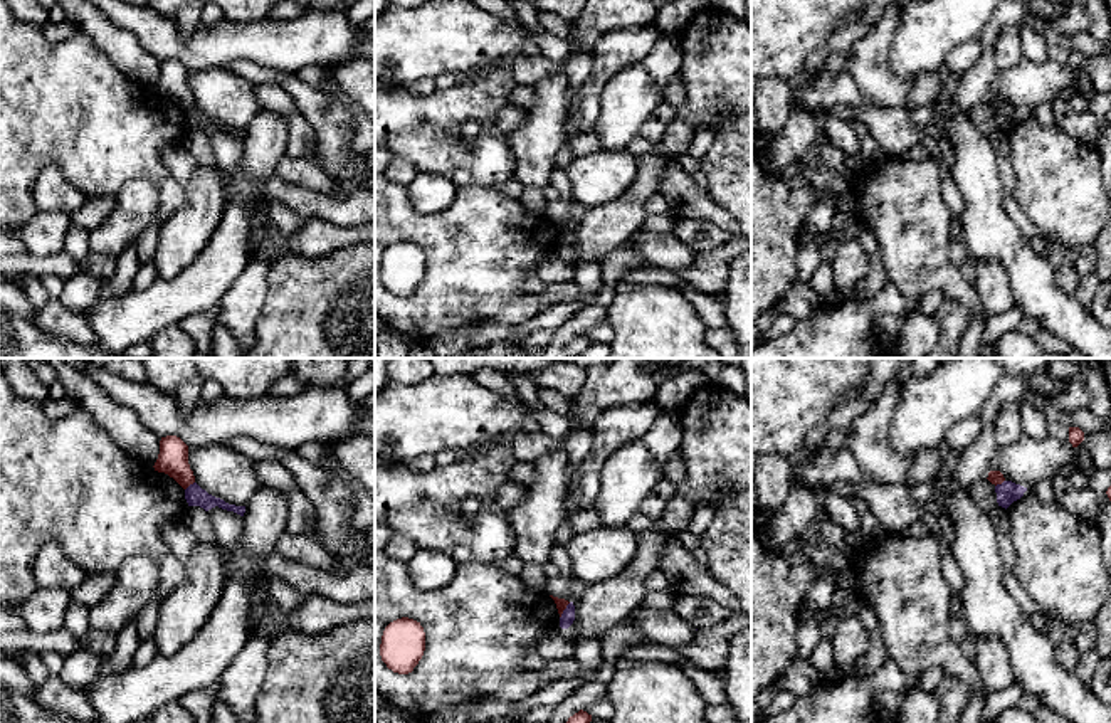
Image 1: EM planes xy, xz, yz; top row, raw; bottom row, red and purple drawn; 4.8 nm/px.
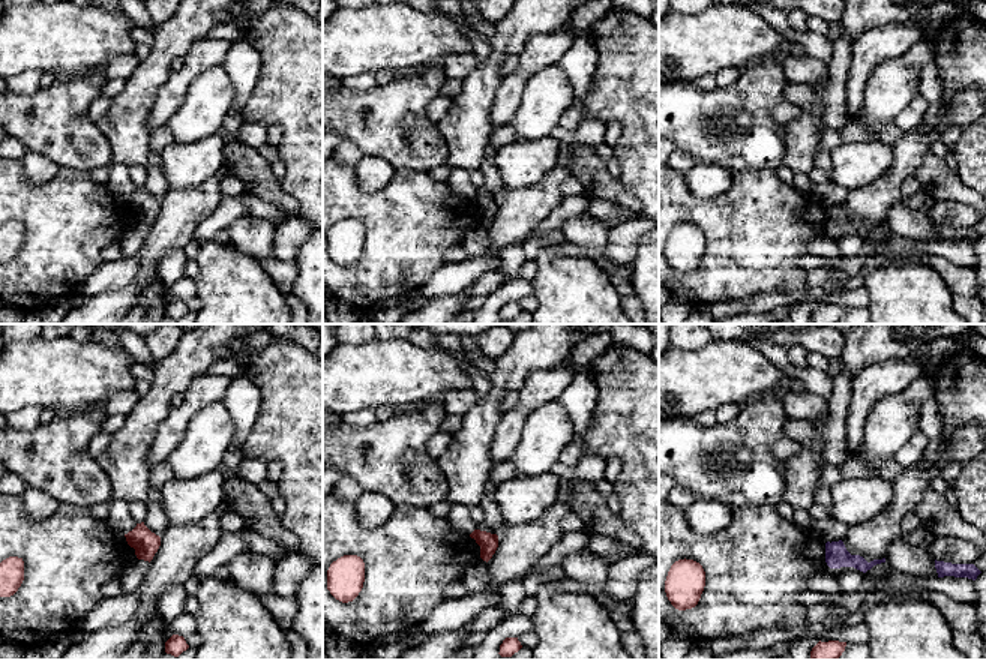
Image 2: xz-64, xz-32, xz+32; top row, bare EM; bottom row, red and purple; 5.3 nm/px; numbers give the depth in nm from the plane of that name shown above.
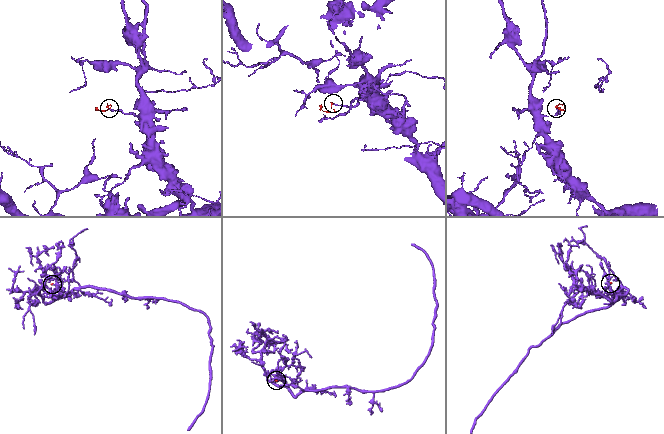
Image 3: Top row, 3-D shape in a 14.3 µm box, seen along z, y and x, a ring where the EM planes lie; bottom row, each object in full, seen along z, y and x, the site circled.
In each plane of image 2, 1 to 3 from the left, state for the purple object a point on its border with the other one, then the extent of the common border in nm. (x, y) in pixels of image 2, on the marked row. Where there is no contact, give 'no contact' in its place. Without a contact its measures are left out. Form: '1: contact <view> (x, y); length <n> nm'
1: no contact
2: no contact
3: no contact

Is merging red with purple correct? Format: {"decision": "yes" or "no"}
{"decision": "no"}

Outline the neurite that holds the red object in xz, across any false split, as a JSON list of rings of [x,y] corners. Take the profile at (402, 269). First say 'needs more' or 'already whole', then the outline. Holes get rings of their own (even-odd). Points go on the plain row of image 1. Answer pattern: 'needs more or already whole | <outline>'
already whole | [[[402,240],[390,245],[382,259],[380,279],[388,293],[408,298],[425,274],[425,256],[420,245]]]

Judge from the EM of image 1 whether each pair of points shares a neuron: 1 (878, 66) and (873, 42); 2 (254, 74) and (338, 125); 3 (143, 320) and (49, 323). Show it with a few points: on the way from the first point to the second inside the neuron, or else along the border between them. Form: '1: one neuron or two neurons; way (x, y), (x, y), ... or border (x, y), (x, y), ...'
1: one neuron; way (873, 61), (873, 47)
2: one neuron; way (274, 78), (289, 83), (318, 106)
3: two neurons; border (86, 311), (94, 340)

